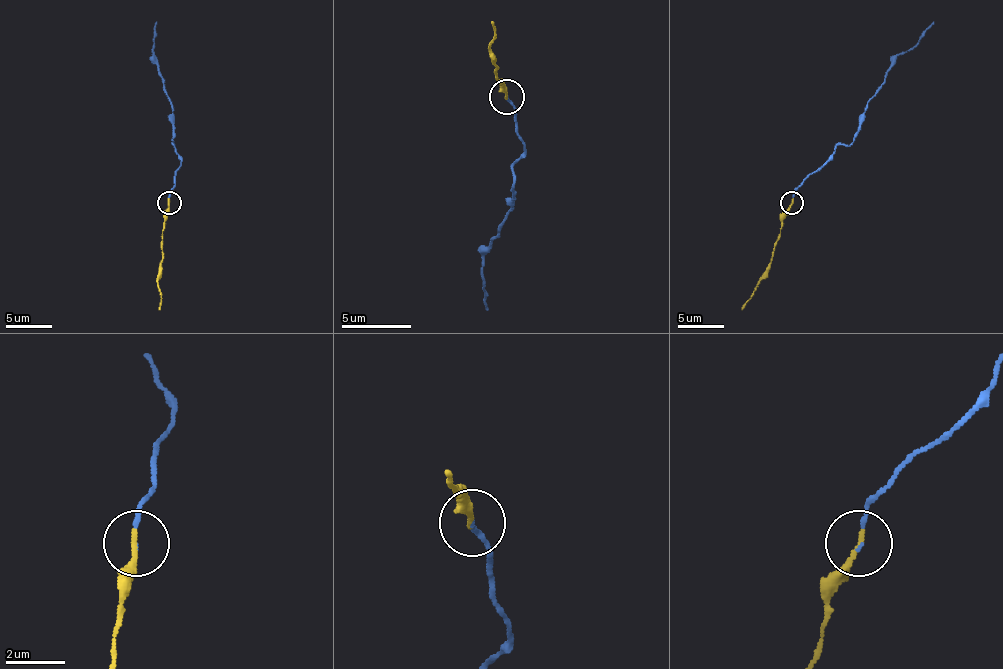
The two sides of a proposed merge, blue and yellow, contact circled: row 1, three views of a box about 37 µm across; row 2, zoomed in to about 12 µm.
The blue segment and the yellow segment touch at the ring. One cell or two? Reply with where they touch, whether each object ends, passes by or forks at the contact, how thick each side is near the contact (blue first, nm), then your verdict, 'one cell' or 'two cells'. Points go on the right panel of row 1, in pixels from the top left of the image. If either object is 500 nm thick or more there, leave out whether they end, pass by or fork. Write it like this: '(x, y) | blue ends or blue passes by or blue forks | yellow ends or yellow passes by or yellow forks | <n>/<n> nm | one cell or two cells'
(792, 203) | blue ends | yellow ends | 110/200 nm | one cell

